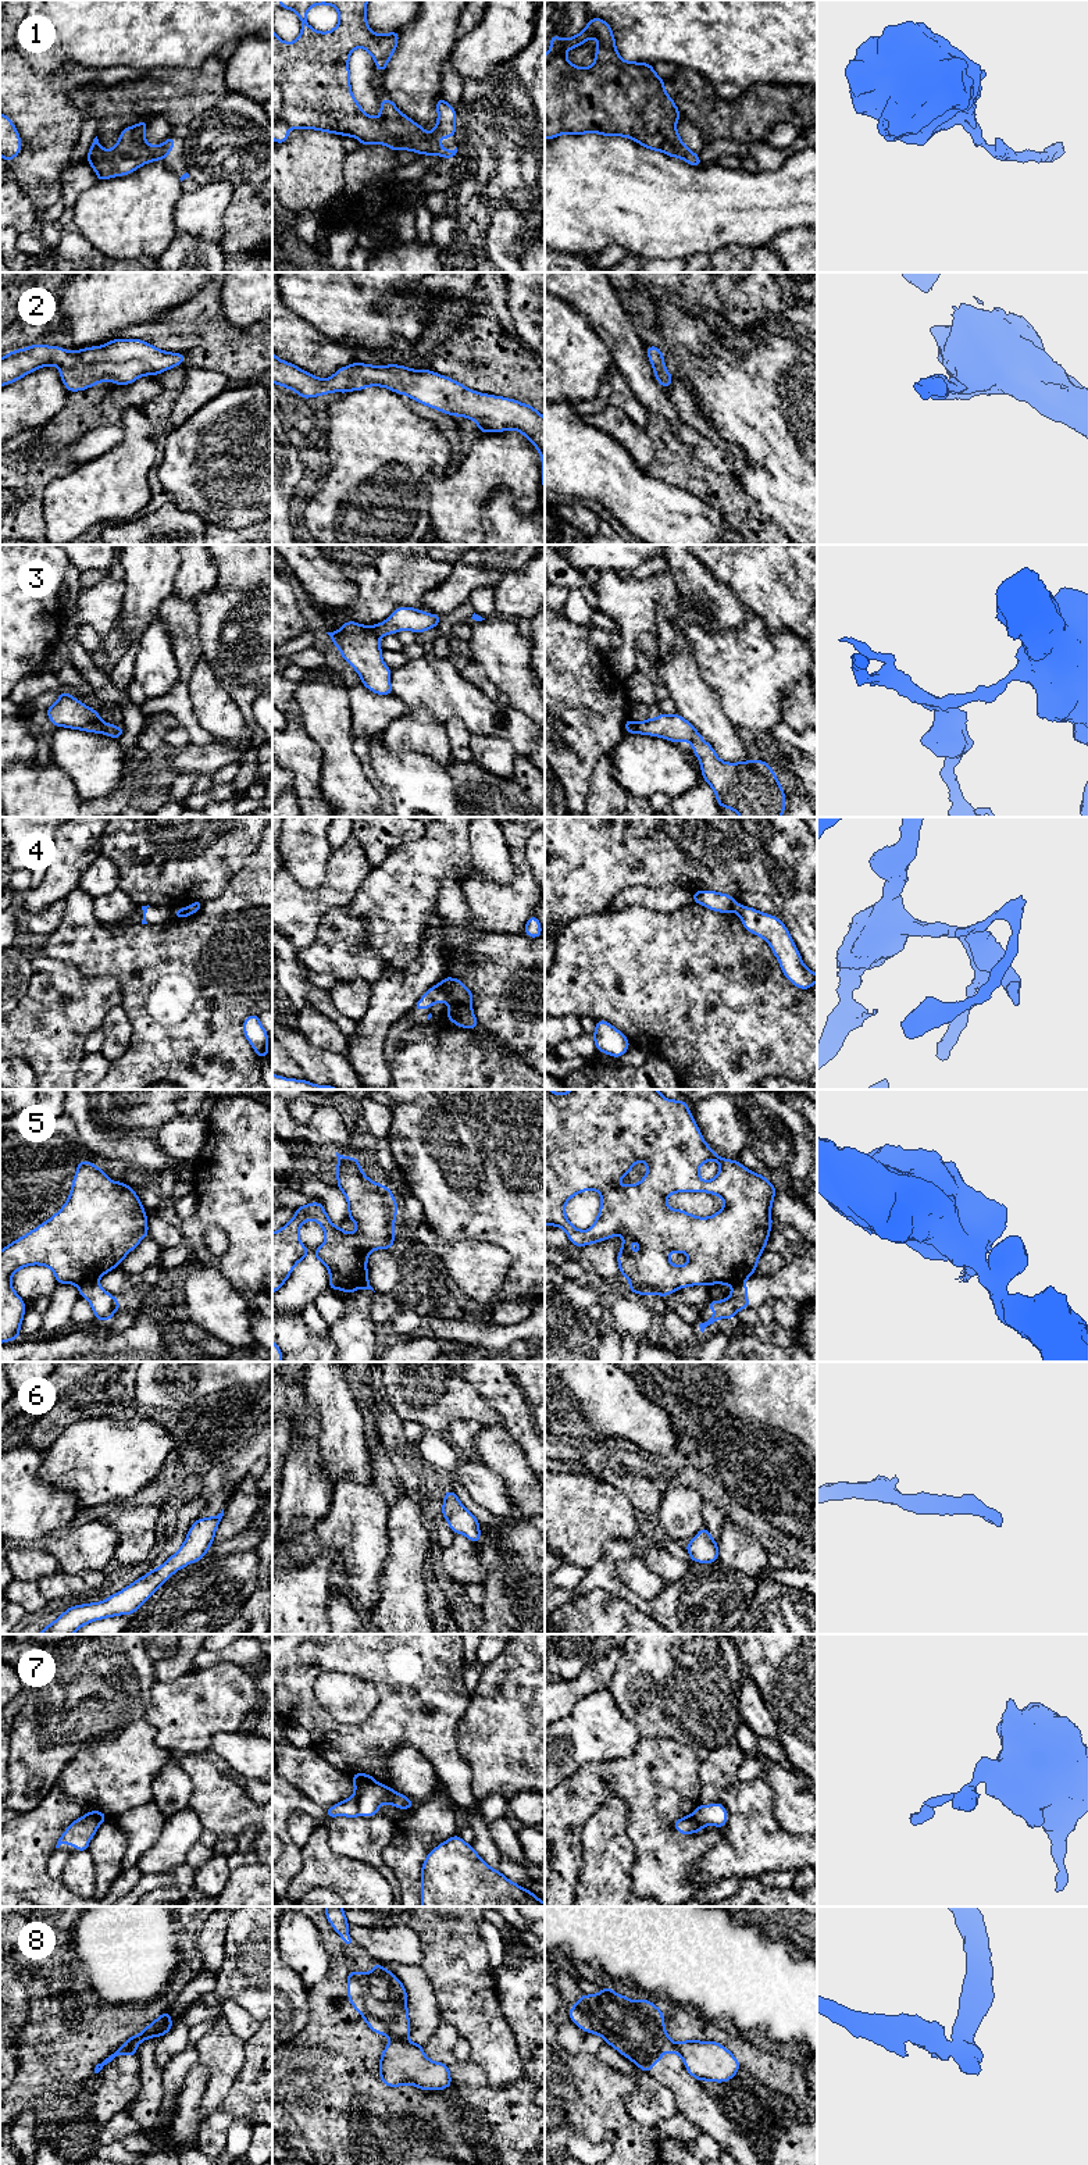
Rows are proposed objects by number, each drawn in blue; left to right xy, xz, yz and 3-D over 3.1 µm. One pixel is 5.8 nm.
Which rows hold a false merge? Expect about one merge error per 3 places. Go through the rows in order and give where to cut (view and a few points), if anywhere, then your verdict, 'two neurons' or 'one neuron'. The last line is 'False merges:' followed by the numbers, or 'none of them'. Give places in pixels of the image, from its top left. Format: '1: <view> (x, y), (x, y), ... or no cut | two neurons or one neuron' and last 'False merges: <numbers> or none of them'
1: no cut | one neuron
2: no cut | one neuron
3: xy (104, 723), (102, 733) | two neurons
4: xz (453, 1006), (471, 1012) | two neurons
5: xy (96, 1280), (79, 1287) | two neurons
6: no cut | one neuron
7: xz (373, 1780), (361, 1790), (357, 1815) | two neurons
8: xy (135, 2047), (120, 2048) | two neurons
False merges: 3, 4, 5, 7, 8

